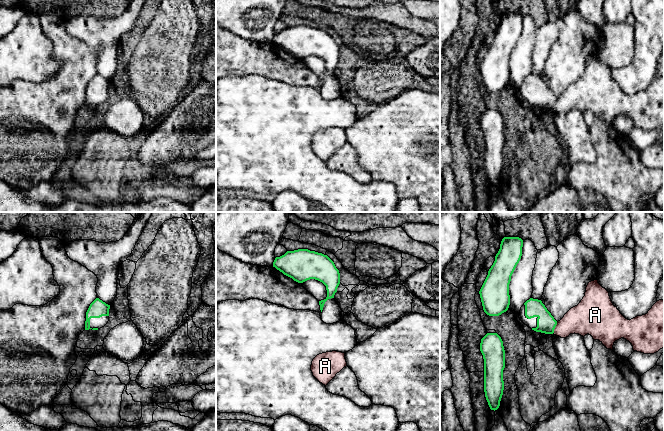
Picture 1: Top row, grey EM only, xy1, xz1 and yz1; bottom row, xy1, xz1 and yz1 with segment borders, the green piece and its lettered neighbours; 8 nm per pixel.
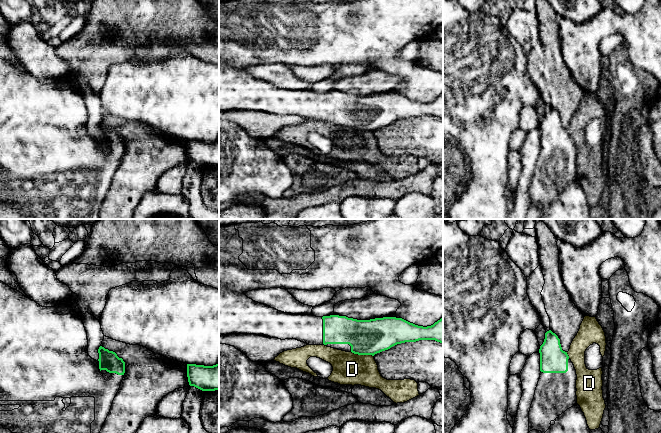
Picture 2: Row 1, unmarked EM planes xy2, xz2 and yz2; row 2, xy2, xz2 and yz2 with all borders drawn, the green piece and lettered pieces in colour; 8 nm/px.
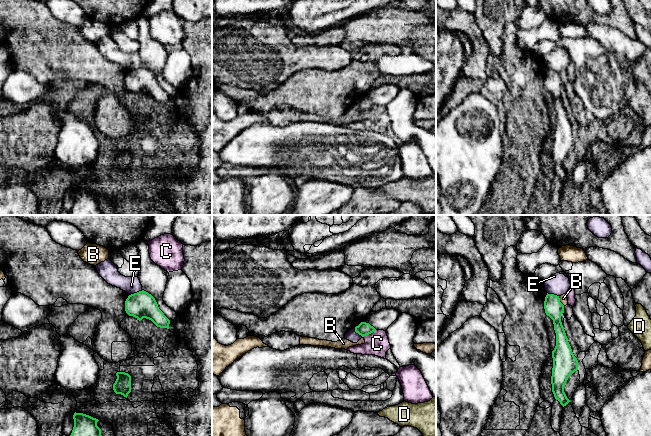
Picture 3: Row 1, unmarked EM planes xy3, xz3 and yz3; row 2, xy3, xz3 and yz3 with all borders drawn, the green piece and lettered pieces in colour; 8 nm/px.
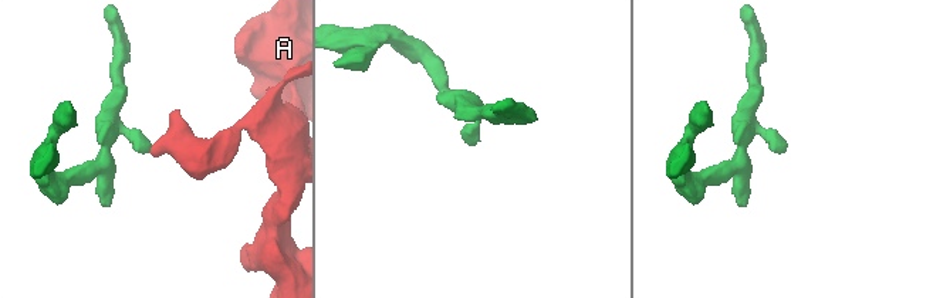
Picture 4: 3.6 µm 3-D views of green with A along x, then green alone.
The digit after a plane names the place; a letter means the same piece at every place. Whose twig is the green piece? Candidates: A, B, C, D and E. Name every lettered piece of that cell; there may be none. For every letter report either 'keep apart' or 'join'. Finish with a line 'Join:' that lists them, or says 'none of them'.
A: join
B: keep apart
C: keep apart
D: keep apart
E: keep apart
Join: A

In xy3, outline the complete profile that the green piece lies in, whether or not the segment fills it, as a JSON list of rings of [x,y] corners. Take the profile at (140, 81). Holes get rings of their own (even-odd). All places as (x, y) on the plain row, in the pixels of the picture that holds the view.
[[[144,66],[128,72],[125,77],[125,87],[139,97],[146,94],[157,103],[169,105],[170,96],[159,85],[155,74]]]

